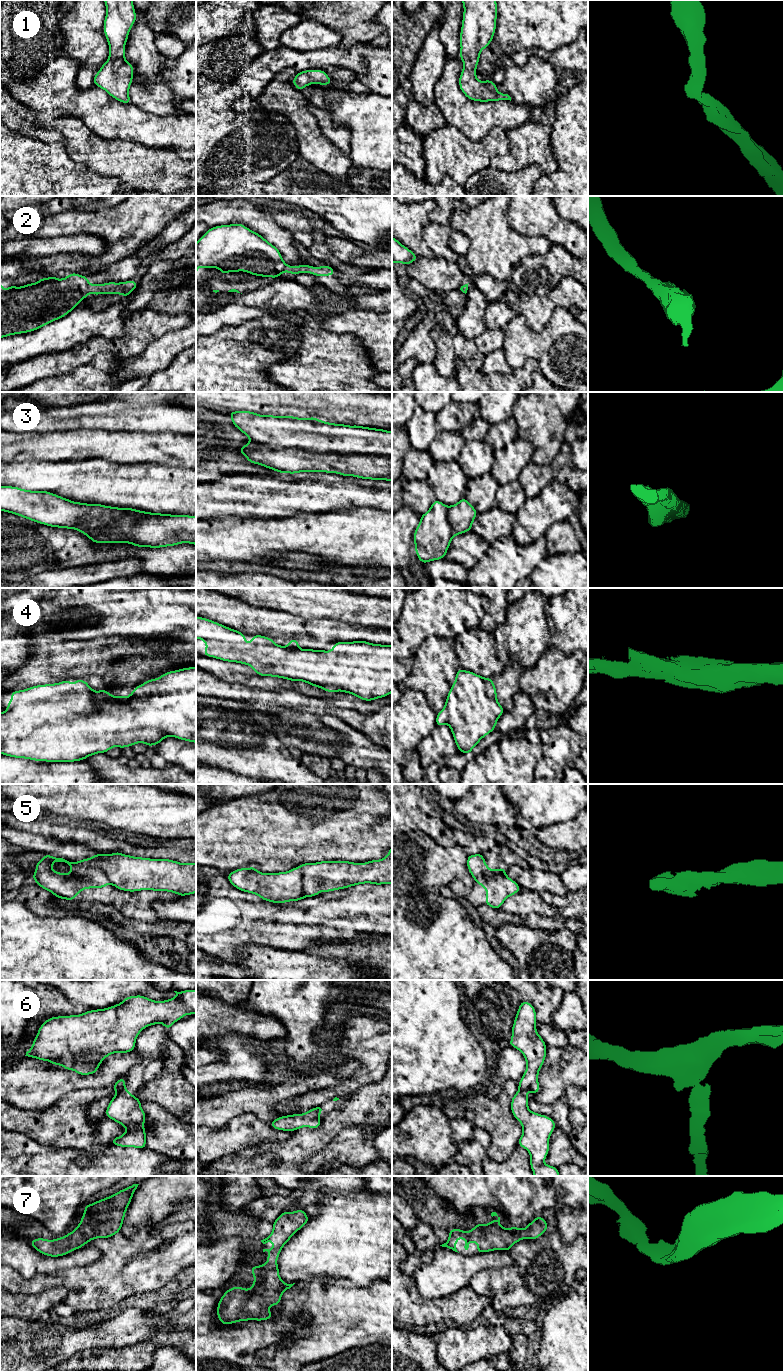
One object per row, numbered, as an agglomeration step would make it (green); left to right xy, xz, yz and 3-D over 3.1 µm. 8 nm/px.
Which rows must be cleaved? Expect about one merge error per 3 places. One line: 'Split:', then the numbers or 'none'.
Split: 2, 3, 4, 5, 6

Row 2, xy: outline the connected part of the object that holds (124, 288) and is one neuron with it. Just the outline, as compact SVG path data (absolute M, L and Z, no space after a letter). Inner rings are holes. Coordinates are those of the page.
M129 280L127 282L107 282L105 284L91 285L90 293L94 295L100 294L121 294L127 297L132 291L137 288L137 281Z

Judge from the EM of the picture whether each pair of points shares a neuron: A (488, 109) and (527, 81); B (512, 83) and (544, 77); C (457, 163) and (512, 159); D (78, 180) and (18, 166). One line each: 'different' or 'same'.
A: different
B: same
C: different
D: same

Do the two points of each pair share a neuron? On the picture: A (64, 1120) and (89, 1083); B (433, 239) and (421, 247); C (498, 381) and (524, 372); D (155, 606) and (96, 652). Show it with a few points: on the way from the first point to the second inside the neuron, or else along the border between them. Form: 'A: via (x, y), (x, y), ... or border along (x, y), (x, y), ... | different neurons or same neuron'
A: border along (108, 1086), (77, 1088), (62, 1095) | different neurons
B: border along (429, 221), (423, 230), (423, 238), (435, 258) | different neurons
C: via (504, 381), (515, 381), (518, 378) | same neuron
D: border along (101, 634), (123, 635), (141, 639) | different neurons

